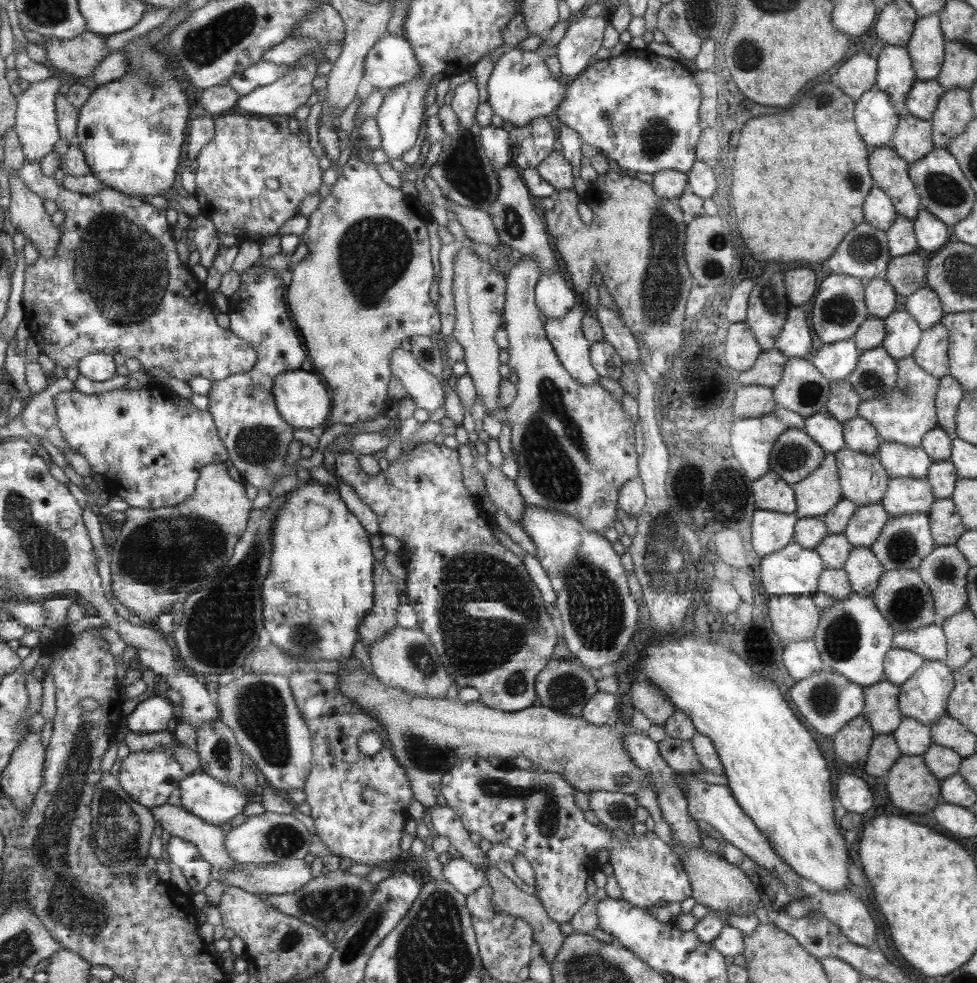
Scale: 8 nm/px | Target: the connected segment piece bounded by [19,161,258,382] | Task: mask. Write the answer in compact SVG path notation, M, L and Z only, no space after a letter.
M40 161L28 162L19 171L21 177L25 179L25 183L36 193L42 195L42 198L48 198L60 203L61 210L68 214L67 221L61 227L62 242L58 254L54 258L47 258L43 254L40 255L38 261L28 267L27 285L25 288L25 305L27 308L27 324L31 331L32 337L43 354L49 355L58 366L62 368L80 368L83 358L94 353L124 353L126 356L137 358L142 364L145 372L149 372L149 368L153 366L162 367L171 377L178 378L184 382L190 382L194 377L209 378L211 381L221 381L233 374L250 372L255 367L258 360L257 350L242 339L239 335L235 335L229 329L222 330L212 314L212 304L206 296L205 283L194 278L193 272L189 265L184 264L179 257L177 251L177 243L172 240L172 228L166 222L166 212L164 209L154 210L152 205L146 204L140 197L128 196L122 194L119 190L112 187L101 190L94 194L75 193L56 182L54 177L48 177L42 173L42 164Z

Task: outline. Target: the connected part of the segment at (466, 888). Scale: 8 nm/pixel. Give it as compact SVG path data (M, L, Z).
M459 855L442 861L442 866L445 880L466 897L484 884L485 872Z

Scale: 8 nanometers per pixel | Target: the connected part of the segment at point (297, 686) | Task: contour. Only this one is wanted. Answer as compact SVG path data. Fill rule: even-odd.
M306 668L293 671L288 677L293 697L300 707L300 714L304 716L313 735L312 770L305 782L304 792L305 801L310 807L310 818L314 820L315 835L328 846L334 856L339 856L344 864L366 864L376 868L388 866L402 853L400 838L405 822L410 818L407 808L414 794L405 767L393 754L386 726L383 726L381 720L374 719L374 716L354 699L344 694L340 689L340 678L337 678L336 674ZM368 731L380 735L382 748L376 754L367 755L359 749L359 738Z

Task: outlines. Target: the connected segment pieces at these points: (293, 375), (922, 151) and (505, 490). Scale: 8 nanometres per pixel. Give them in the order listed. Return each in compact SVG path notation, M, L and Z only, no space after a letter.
M302 369L282 373L276 378L273 394L282 418L294 429L311 430L320 428L320 424L324 426L328 412L331 412L330 406L332 404L330 404L328 390L322 384L322 380L318 376L314 376L314 370L304 371Z
M907 110L901 111L900 124L893 134L890 146L910 165L925 157L935 144L932 144L933 126L930 121L916 118Z
M489 465L490 470L483 476L487 495L494 501L494 505L512 521L516 521L521 526L522 516L526 504L520 495L517 484L509 480L502 472L501 468Z

